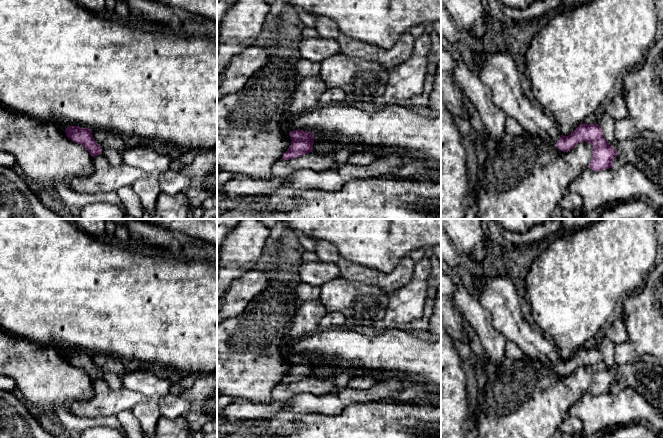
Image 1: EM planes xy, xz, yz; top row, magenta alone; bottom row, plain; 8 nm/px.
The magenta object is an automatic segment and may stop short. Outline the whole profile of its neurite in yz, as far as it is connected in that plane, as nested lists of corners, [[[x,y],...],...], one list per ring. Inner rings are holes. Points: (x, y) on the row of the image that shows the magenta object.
[[[497,51],[492,54],[482,55],[480,60],[474,63],[474,69],[481,81],[490,88],[492,101],[502,109],[508,117],[516,119],[525,131],[540,137],[553,147],[562,152],[568,152],[582,142],[588,142],[593,146],[593,157],[589,168],[593,171],[602,171],[613,168],[614,159],[618,153],[604,137],[603,131],[598,124],[579,125],[571,134],[564,136],[553,118],[546,116],[543,108],[532,103],[522,92],[521,77],[511,55],[507,52]]]

